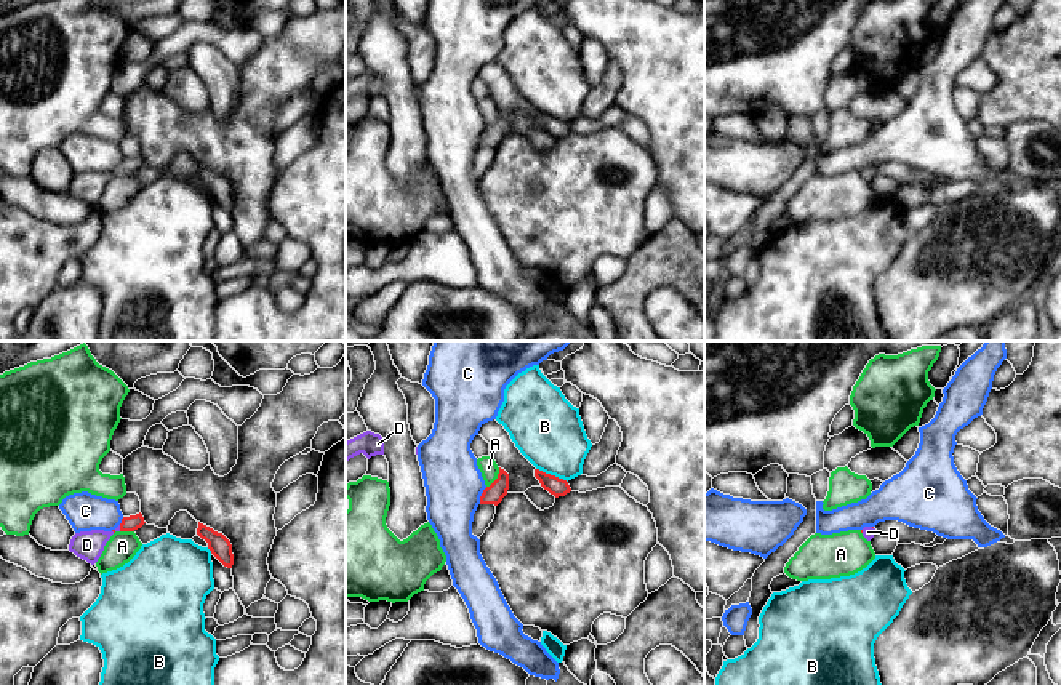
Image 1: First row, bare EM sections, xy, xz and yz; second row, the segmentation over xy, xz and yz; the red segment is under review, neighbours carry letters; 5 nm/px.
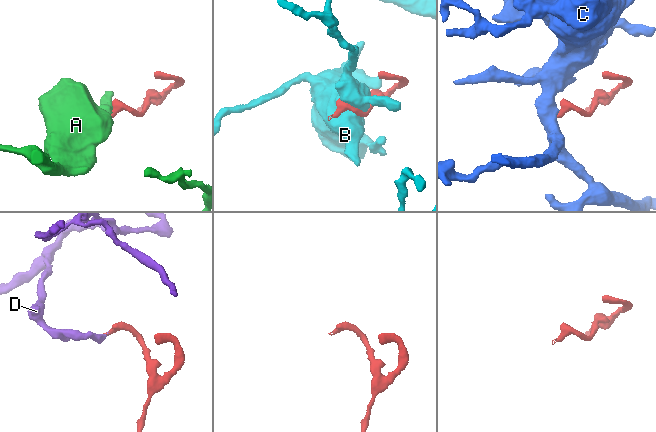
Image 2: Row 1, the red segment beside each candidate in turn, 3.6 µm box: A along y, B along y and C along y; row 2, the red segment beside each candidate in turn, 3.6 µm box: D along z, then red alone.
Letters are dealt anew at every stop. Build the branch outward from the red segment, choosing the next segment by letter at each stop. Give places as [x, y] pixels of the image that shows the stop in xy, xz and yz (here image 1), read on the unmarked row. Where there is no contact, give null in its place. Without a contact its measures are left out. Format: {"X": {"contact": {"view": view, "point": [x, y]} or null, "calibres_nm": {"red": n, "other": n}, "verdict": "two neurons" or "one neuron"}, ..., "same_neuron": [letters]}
{"A": {"contact": {"view": "xz", "point": [498, 119]}, "calibres_nm": {"red": 100, "other": 90}, "verdict": "two neurons"}, "B": {"contact": {"view": "xz", "point": [552, 117]}, "calibres_nm": {"red": 90, "other": 360}, "verdict": "two neurons"}, "C": {"contact": {"view": "xz", "point": [482, 136]}, "calibres_nm": {"red": 100, "other": 300}, "verdict": "two neurons"}, "D": {"contact": {"view": "xy", "point": [120, 170]}, "calibres_nm": {"red": 80, "other": 20}, "verdict": "one neuron"}, "same_neuron": ["D"]}

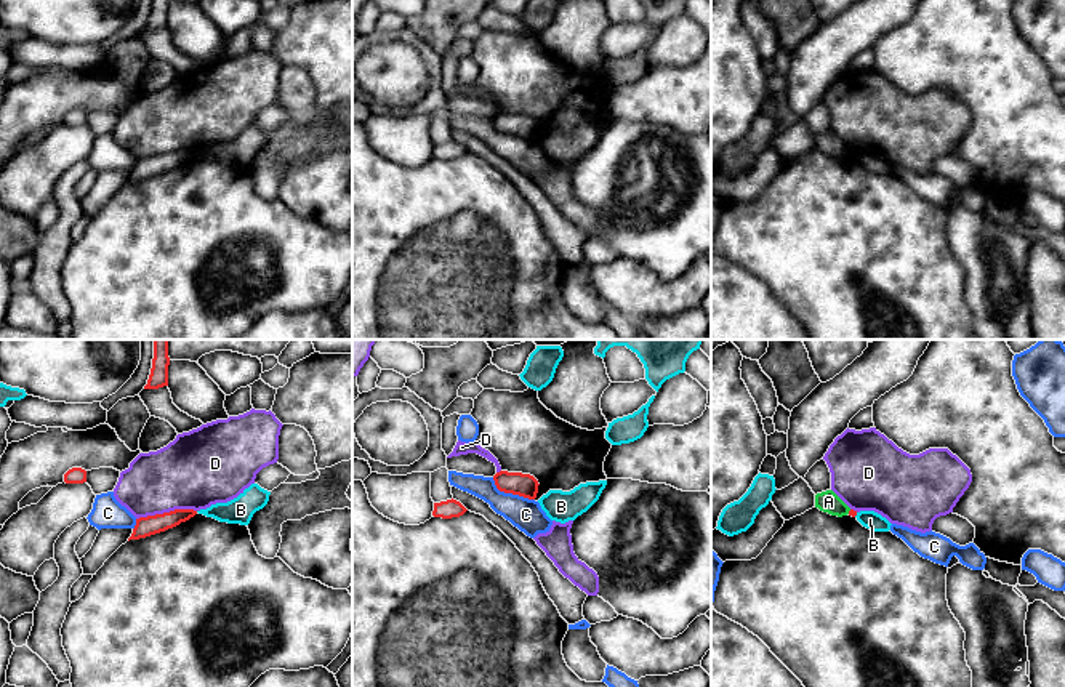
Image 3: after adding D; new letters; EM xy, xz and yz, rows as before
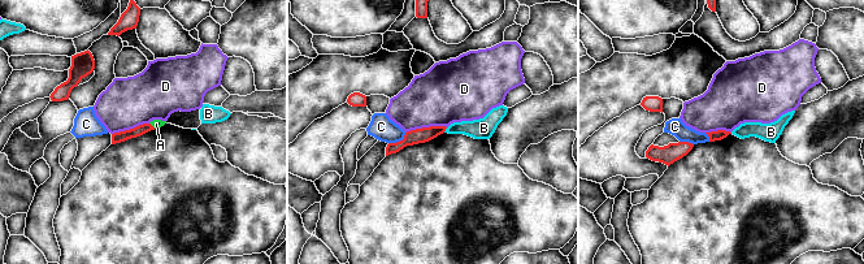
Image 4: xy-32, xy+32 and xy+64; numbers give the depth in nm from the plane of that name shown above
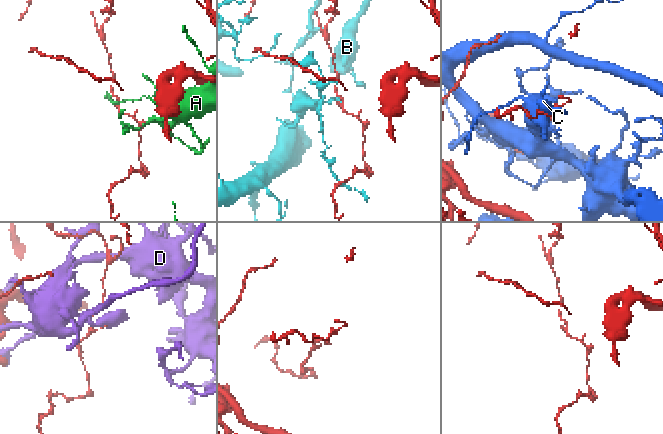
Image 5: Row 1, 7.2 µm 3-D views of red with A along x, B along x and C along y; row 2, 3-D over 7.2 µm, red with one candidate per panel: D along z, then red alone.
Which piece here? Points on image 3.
{"A": {"contact": {"view": "yz", "point": [849, 152]}, "calibres_nm": {"red": 40, "other": 110}, "verdict": "two neurons"}, "B": {"contact": {"view": "yz", "point": [856, 156]}, "calibres_nm": {"red": 40, "other": 90}, "verdict": "two neurons"}, "C": {"contact": {"view": "xz", "point": [511, 133]}, "calibres_nm": {"red": 120, "other": 160}, "verdict": "two neurons"}, "D": {"contact": {"view": "xy", "point": [165, 154]}, "calibres_nm": {"red": 100, "other": 360}, "verdict": "two neurons"}, "same_neuron": []}

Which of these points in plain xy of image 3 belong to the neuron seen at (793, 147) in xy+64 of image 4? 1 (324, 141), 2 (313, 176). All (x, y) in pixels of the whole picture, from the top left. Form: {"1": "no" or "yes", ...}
{"1": "yes", "2": "no"}

